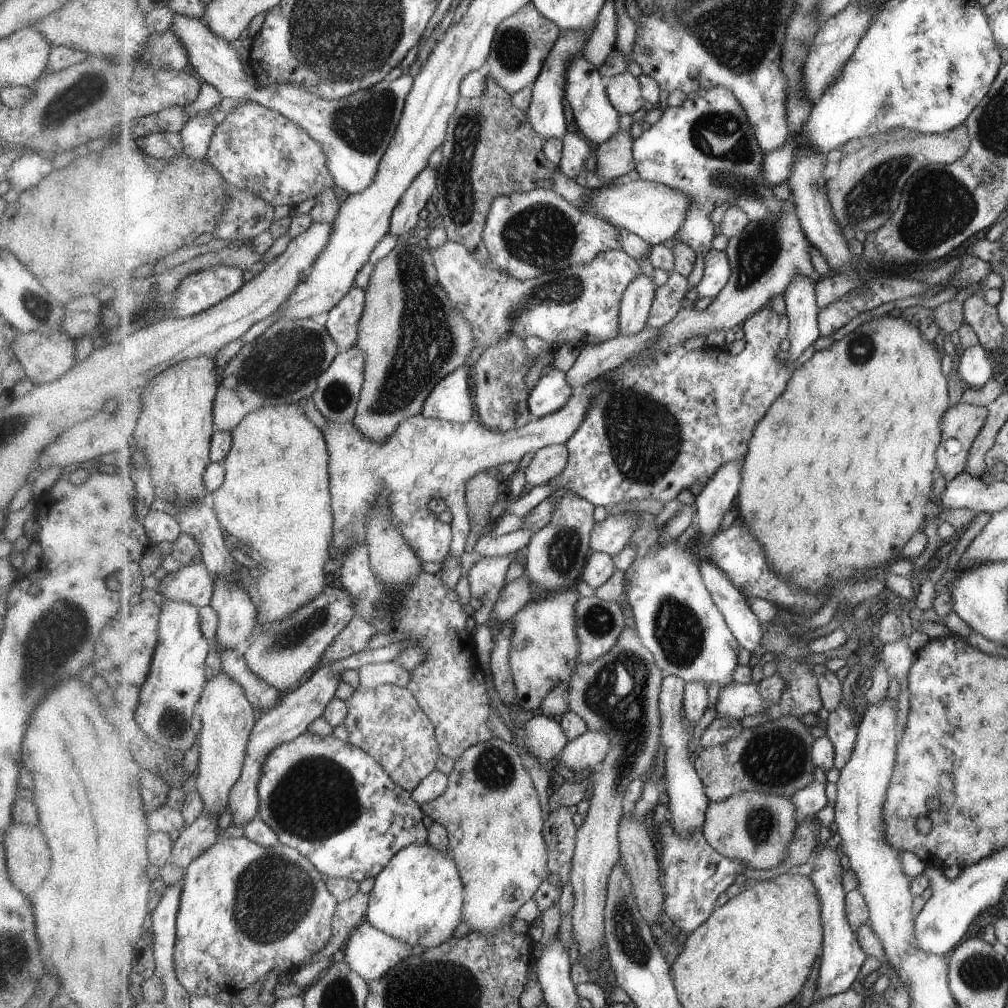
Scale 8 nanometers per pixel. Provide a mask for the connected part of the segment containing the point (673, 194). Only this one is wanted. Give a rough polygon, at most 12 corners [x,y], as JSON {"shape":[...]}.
{"shape":[[641,178],[589,190],[583,212],[651,246],[675,242],[688,196]]}

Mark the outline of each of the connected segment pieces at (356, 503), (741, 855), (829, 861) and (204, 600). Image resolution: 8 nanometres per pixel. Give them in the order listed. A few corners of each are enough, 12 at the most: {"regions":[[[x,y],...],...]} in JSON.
{"regions":[[[605,375],[510,431],[415,415],[383,442],[328,422],[339,568],[386,495],[423,562],[452,550],[479,471],[566,445]],[[743,791],[712,802],[701,831],[727,858],[788,858],[793,799]],[[820,845],[810,876],[822,900],[817,1003],[851,989],[867,954],[846,913],[839,848]],[[203,563],[158,573],[171,601],[209,607],[215,580]]]}

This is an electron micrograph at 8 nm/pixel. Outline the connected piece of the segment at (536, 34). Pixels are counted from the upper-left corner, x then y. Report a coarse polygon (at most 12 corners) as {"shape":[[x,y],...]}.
{"shape":[[532,2],[499,25],[486,73],[513,96],[562,30]]}

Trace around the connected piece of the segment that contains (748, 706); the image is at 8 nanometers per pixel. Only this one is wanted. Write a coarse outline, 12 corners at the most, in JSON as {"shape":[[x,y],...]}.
{"shape":[[731,683],[719,690],[715,718],[765,711],[758,683]]}

